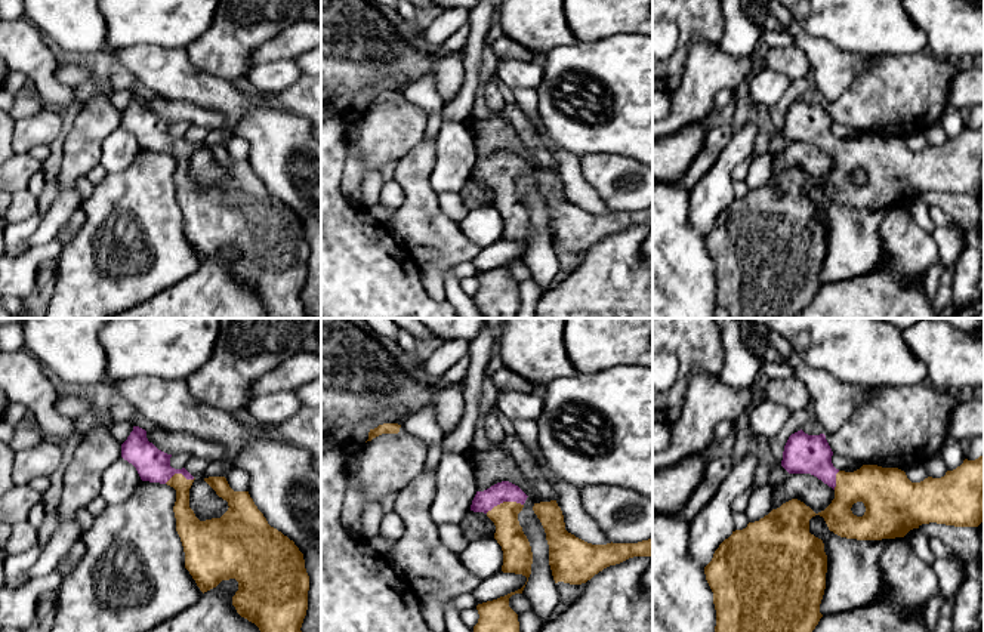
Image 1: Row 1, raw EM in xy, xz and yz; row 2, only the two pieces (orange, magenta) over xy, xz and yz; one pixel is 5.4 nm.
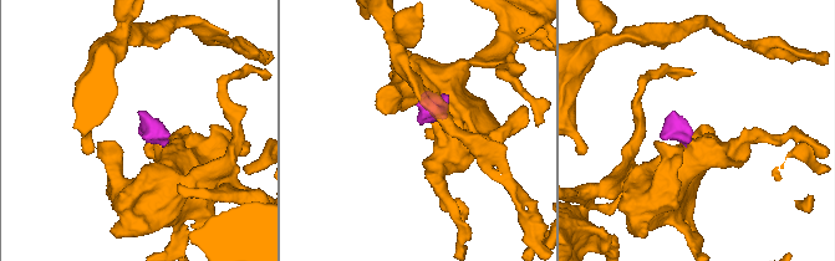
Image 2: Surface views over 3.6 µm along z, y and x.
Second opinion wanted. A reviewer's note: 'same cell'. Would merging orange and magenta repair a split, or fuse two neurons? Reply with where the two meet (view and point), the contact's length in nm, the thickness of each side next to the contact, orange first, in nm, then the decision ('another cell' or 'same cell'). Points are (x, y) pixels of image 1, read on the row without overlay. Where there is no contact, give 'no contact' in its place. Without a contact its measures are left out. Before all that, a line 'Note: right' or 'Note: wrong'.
Note: right
xz (503, 170) | 220 nm | 150/110 nm | same cell

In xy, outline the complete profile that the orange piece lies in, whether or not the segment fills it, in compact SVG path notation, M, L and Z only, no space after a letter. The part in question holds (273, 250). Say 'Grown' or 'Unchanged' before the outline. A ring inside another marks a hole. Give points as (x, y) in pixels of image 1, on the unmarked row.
Grown. M133 95L121 112L121 126L136 136L142 149L167 152L176 158L173 175L176 200L185 221L185 237L200 259L204 262L222 249L235 247L238 259L232 265L232 274L241 286L259 296L265 318L306 318L300 299L308 278L309 259L303 222L293 209L268 192L249 160L234 160L225 145L204 147L216 163L228 170L229 176L220 186L200 189L189 176L189 157L194 145L185 136L172 136L172 123L149 111L145 98Z

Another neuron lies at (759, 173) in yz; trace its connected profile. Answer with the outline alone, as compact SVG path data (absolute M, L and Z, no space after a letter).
M766 151L758 157L749 167L746 185L749 191L759 189L772 178L772 152Z

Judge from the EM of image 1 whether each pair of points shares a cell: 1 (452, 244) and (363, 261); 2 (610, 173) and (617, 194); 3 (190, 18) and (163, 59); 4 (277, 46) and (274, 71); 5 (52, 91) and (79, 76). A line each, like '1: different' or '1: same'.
1: different
2: same
3: different
4: different
5: different

